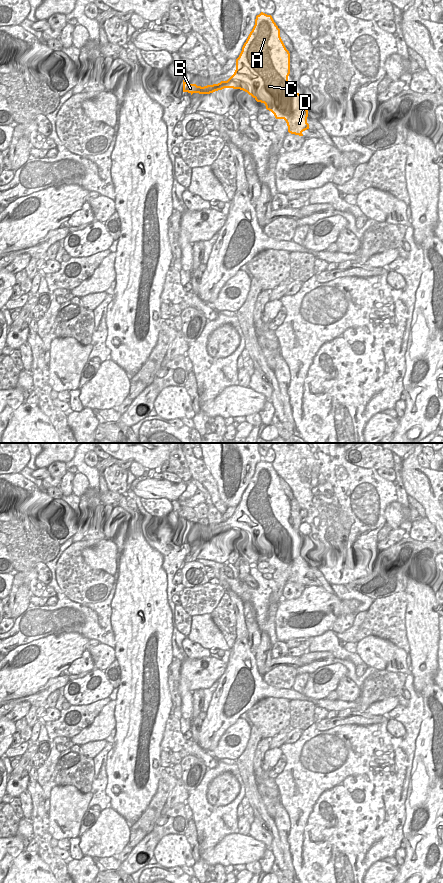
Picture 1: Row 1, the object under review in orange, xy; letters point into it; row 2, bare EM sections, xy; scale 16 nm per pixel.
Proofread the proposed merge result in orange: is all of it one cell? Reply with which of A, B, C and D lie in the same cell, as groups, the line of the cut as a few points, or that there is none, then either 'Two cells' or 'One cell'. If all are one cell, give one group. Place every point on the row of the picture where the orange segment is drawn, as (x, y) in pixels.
Groups: A B C D. No split. One cell.

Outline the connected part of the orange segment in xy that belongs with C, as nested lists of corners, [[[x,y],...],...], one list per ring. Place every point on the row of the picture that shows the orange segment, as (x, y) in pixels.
[[[261,12],[256,16],[255,25],[236,59],[236,70],[227,80],[204,87],[188,84],[183,80],[183,92],[210,94],[224,88],[240,89],[251,95],[257,102],[264,103],[276,119],[284,119],[291,134],[303,136],[302,132],[309,129],[307,123],[308,110],[301,94],[297,93],[288,82],[290,74],[290,53],[281,37],[280,29],[271,15]]]

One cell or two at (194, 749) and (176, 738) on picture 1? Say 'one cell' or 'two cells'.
one cell

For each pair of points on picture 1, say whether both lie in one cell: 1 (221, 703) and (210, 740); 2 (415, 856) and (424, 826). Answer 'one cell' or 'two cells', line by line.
1: one cell
2: one cell

